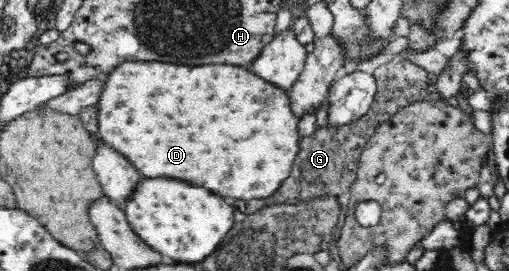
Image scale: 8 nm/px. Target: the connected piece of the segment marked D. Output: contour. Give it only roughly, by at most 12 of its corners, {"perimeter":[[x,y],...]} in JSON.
{"perimeter":[[121,62],[98,134],[146,178],[266,199],[288,93],[246,68]]}

